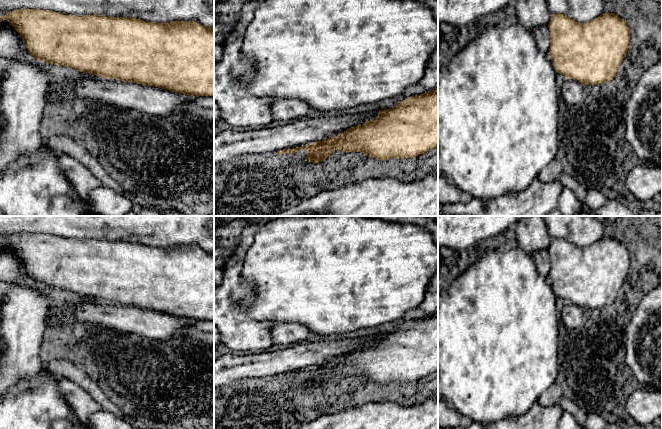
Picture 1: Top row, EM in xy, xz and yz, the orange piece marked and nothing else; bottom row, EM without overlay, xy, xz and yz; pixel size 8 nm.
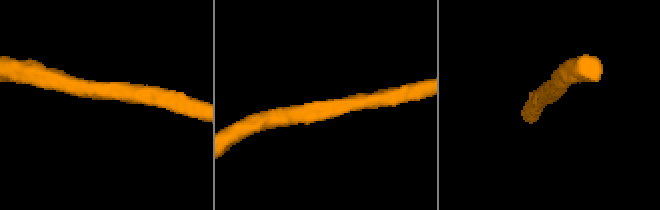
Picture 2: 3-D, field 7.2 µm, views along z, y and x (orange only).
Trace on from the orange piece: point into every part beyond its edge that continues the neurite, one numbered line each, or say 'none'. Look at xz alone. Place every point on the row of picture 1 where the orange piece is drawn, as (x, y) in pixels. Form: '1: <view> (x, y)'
none

